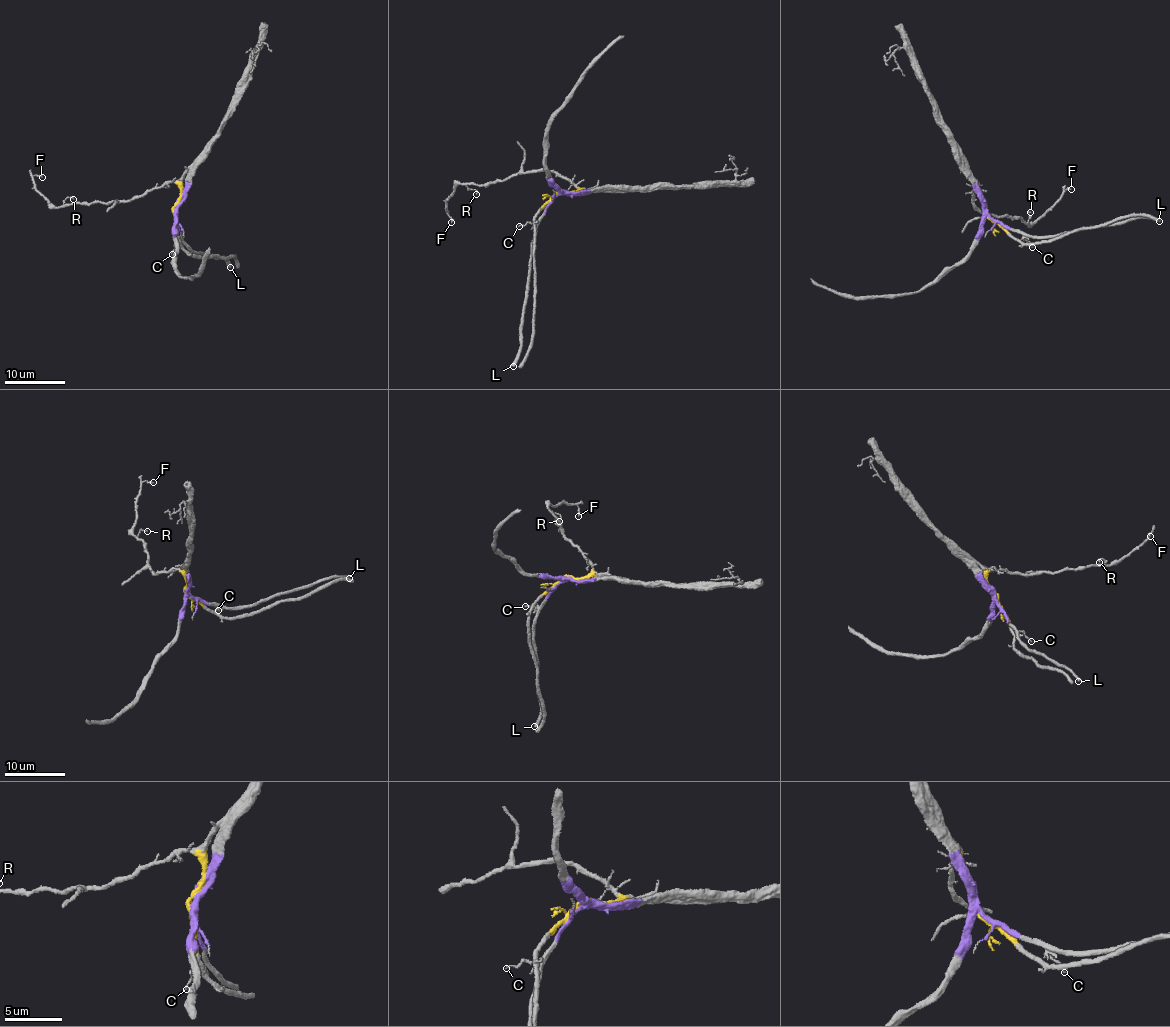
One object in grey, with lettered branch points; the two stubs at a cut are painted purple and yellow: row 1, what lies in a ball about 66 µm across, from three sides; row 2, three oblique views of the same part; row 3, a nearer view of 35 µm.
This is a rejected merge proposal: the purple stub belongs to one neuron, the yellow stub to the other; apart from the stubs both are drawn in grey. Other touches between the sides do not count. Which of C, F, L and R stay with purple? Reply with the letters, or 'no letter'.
C, L

